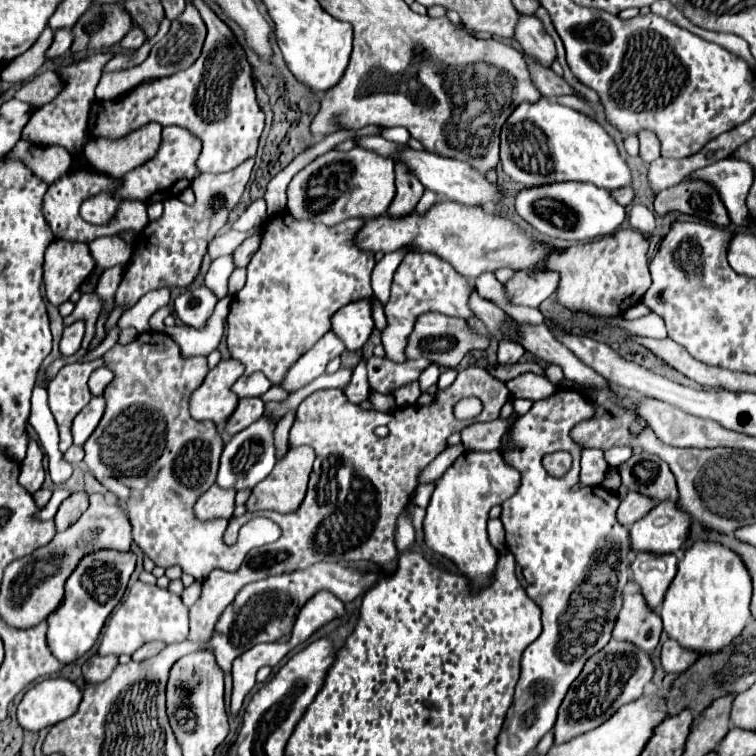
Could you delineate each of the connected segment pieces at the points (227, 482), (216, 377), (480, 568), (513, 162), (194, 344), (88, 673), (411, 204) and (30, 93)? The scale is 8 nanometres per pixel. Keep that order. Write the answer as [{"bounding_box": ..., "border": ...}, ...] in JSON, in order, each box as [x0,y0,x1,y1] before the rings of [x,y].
[{"bounding_box":[217,416,277,490],"border":[[[261,416],[255,424],[241,430],[225,444],[221,454],[219,474],[217,474],[217,484],[221,488],[235,488],[235,490],[255,488],[261,480],[265,480],[265,476],[269,476],[269,472],[273,470],[273,458],[275,458],[275,444],[273,444],[275,424],[277,422],[273,422],[271,418]]]},{"bounding_box":[191,358,243,428],"border":[[[229,358],[221,360],[209,370],[205,382],[191,396],[191,416],[195,420],[209,420],[221,428],[237,408],[239,396],[231,390],[237,378],[243,376],[243,364]]]},{"bounding_box":[423,450,521,588],"border":[[[501,450],[463,452],[435,482],[435,492],[427,506],[423,522],[425,542],[435,552],[447,556],[473,582],[473,588],[483,588],[491,582],[497,564],[497,550],[487,538],[487,518],[495,504],[511,498],[521,486],[521,474],[509,466]]]},{"bounding_box":[501,96,631,190],"border":[[[545,96],[537,104],[517,106],[505,122],[501,130],[501,166],[525,188],[553,182],[591,182],[607,190],[631,186],[629,164],[603,126]]]},{"bounding_box":[165,297,231,358],"border":[[[225,297],[221,302],[217,302],[213,311],[213,316],[209,318],[209,324],[201,328],[201,332],[185,326],[173,326],[165,328],[165,334],[173,338],[173,342],[181,348],[183,358],[193,358],[193,356],[209,356],[221,342],[223,338],[225,321],[228,316],[231,298]]]},{"bounding_box":[83,654,117,684],"border":[[[93,654],[85,664],[83,664],[83,678],[89,684],[99,684],[105,682],[111,672],[113,666],[117,666],[117,656],[101,656],[101,654]]]},{"bounding_box":[387,160,425,216],"border":[[[395,160],[395,174],[397,174],[397,182],[395,182],[397,194],[395,194],[395,200],[391,202],[387,214],[405,216],[415,210],[425,188],[419,182],[419,178],[401,160]]]},{"bounding_box":[15,72,63,106],"border":[[[41,72],[31,82],[23,84],[17,90],[15,98],[23,100],[23,102],[29,102],[29,104],[35,104],[35,106],[43,106],[59,94],[61,86],[63,86],[61,80],[57,76],[53,76],[53,72]]]}]

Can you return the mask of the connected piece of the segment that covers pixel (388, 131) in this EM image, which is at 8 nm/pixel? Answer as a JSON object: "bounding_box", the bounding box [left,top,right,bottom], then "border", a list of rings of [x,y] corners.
{"bounding_box":[381,128,409,144],"border":[[[385,128],[385,130],[381,130],[381,136],[385,140],[397,142],[397,144],[407,144],[407,140],[409,140],[409,132],[405,128]]]}

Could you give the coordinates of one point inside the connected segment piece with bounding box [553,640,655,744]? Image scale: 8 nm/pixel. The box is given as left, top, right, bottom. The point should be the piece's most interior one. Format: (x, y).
(619, 673)

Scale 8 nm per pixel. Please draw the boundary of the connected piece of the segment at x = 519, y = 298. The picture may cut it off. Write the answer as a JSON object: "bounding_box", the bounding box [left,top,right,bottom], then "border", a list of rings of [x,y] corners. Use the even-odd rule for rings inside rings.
{"bounding_box":[505,270,559,308],"border":[[[539,270],[539,272],[515,272],[515,276],[505,284],[513,304],[523,304],[537,308],[545,298],[549,298],[559,284],[559,272]]]}

